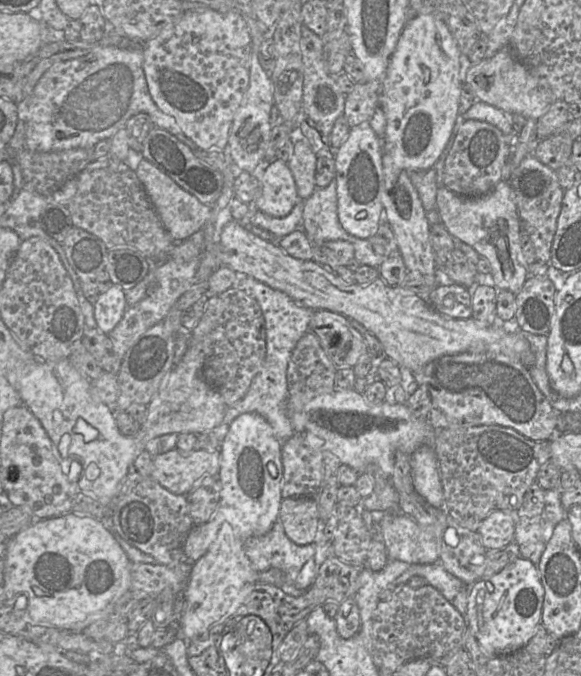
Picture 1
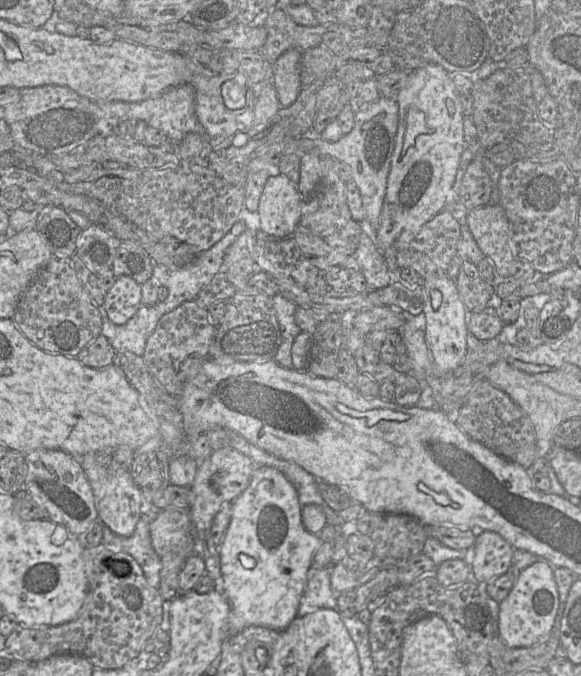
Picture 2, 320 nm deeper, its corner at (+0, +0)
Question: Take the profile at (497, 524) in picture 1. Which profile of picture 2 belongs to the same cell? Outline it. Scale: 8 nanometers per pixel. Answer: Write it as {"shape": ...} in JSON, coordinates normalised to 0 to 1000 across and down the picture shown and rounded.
{"shape":[[[826,786],[816,811],[812,849],[824,864],[869,849],[883,836],[885,811],[854,787]]]}

